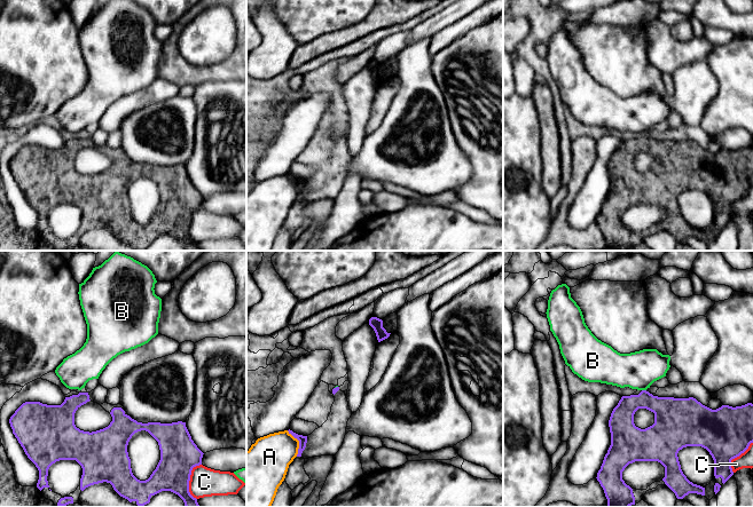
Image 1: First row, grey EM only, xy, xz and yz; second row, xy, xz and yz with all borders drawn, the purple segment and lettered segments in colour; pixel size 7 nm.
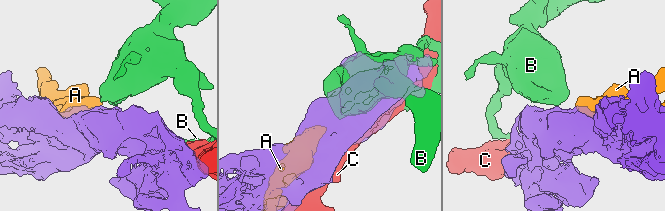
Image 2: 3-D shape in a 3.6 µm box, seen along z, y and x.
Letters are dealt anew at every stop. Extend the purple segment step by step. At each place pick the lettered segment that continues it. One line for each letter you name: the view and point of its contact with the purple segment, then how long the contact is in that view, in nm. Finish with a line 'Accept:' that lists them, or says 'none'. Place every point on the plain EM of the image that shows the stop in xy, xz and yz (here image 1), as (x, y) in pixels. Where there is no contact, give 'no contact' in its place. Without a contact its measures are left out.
Accept: none

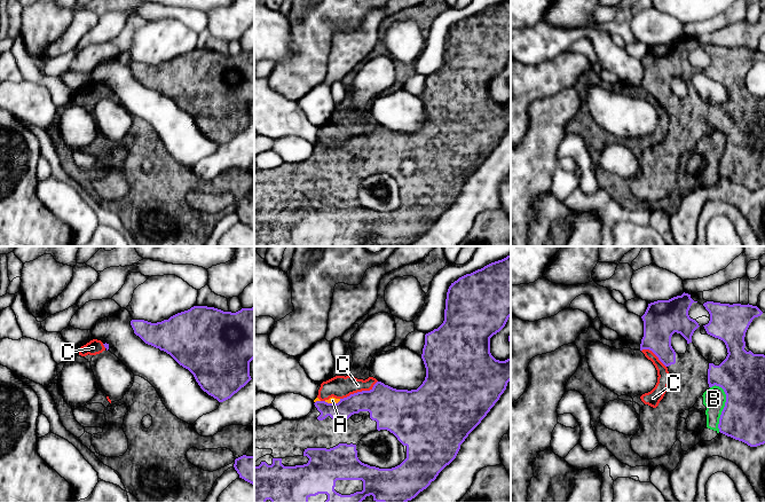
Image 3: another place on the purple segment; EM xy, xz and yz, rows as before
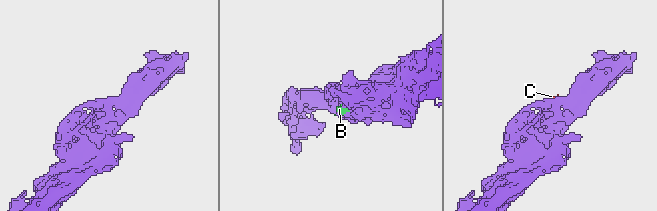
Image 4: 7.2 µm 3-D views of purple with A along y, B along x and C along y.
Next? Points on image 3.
Accept: none

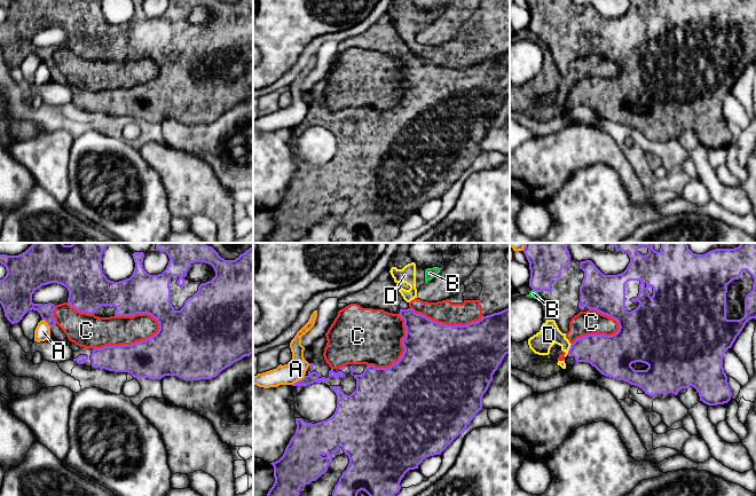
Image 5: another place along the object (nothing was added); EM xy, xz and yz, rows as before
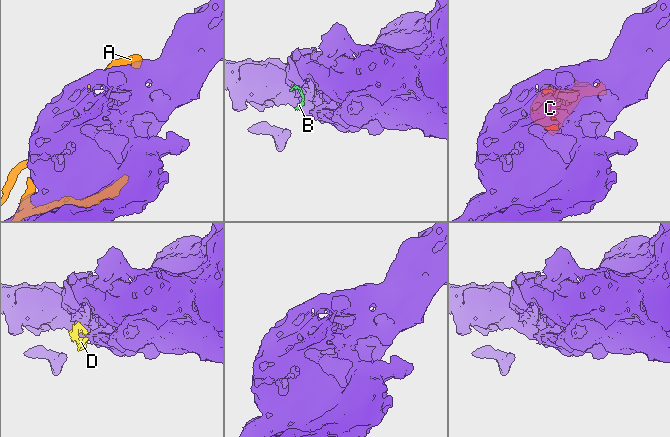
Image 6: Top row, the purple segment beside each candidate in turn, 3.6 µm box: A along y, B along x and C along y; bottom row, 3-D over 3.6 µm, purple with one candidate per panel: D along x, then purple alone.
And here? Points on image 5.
Accept: none

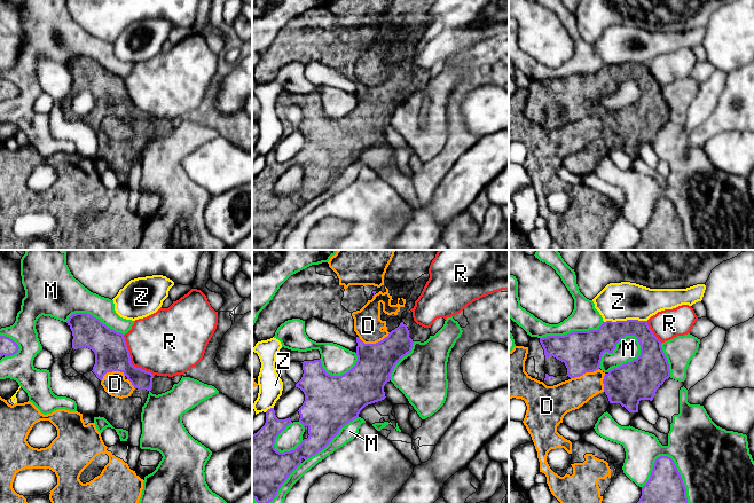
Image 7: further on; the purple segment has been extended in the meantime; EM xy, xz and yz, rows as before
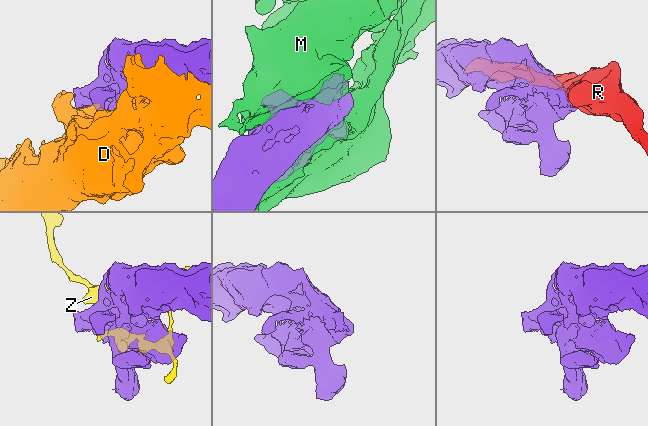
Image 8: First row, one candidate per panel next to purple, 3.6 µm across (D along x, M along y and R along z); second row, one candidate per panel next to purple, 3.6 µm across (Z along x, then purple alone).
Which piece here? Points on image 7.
Accept: none

